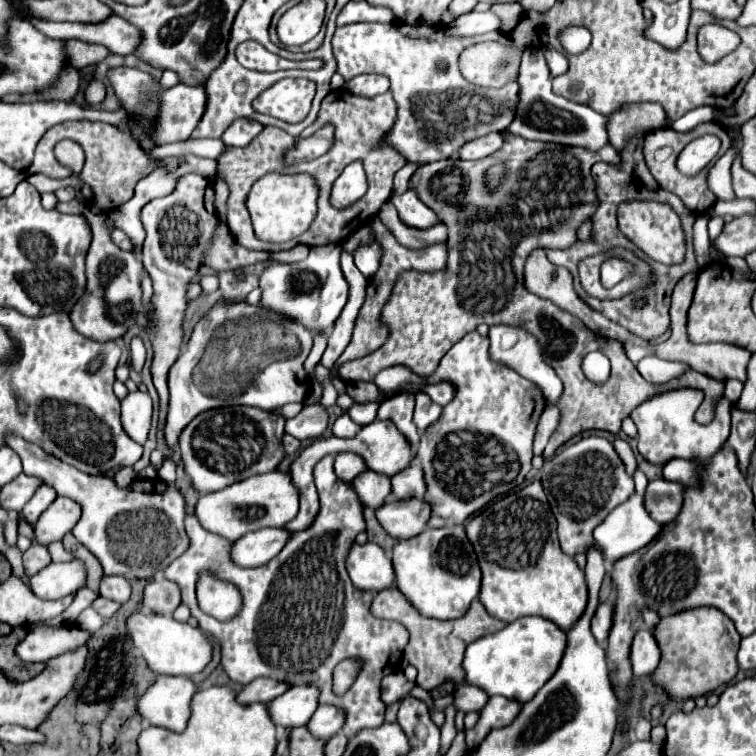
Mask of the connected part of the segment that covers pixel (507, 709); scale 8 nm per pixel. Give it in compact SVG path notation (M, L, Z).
M490 696L488 704L480 710L480 718L476 726L466 730L468 748L470 750L476 748L492 728L502 728L510 724L516 718L518 710L520 710L520 704L516 704L514 700L508 700L504 696Z

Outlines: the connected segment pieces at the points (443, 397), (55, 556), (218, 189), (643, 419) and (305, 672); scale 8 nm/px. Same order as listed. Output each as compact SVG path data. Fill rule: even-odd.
M434 382L434 384L424 384L420 388L418 386L404 386L402 390L414 392L414 394L418 390L422 390L422 392L426 392L440 406L446 406L454 398L454 394L456 394L456 386L452 382Z
M62 542L50 544L50 556L52 556L52 560L56 560L56 562L70 562L70 560L74 560L74 556L64 550Z
M220 178L214 180L214 192L216 192L216 210L222 222L226 222L226 198L228 198L228 186L220 182Z
M680 388L680 390L656 394L654 398L644 400L644 404L638 404L630 414L630 418L634 420L638 428L638 452L652 464L666 464L672 458L708 460L708 456L718 452L730 434L730 406L732 404L726 398L718 400L714 420L702 426L694 420L698 402L702 402L698 400L698 390Z
M324 456L314 466L314 484L318 488L320 498L320 510L310 524L310 528L302 532L292 532L288 544L284 550L272 558L268 564L258 568L240 568L232 562L230 552L233 542L220 536L210 536L194 516L186 518L186 532L190 538L188 550L178 556L166 570L164 578L176 582L182 592L182 604L186 604L192 612L192 616L198 620L200 628L210 634L220 644L222 654L222 670L230 676L234 684L248 684L258 676L274 678L280 682L286 682L290 686L298 684L312 684L320 688L320 706L324 704L336 704L336 708L346 712L344 722L344 736L352 738L356 732L364 728L378 728L384 722L384 710L386 704L380 700L380 680L384 678L384 666L390 664L390 656L398 650L398 660L402 658L402 650L408 642L408 630L394 620L380 620L370 616L370 602L374 598L372 592L364 592L354 588L354 584L348 578L346 572L346 556L348 548L352 548L354 538L364 532L364 516L360 504L346 504L346 482L340 482L336 474L332 472L334 456ZM200 568L216 568L220 572L220 580L228 580L238 586L238 592L242 596L242 608L240 612L226 622L220 622L208 614L204 614L196 600L196 580L200 578ZM344 658L362 658L364 668L358 674L358 680L352 684L352 688L344 696L332 694L332 670L334 666Z

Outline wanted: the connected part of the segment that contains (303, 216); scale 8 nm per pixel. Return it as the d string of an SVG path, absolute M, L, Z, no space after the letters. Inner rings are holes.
M268 174L260 178L252 186L246 200L256 236L268 242L288 242L292 238L298 238L302 232L308 230L308 226L316 216L316 198L318 198L318 186L312 180L312 176Z

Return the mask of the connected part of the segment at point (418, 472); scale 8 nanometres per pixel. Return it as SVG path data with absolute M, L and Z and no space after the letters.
M412 462L412 466L404 468L396 476L390 478L392 484L392 496L396 498L422 498L426 486L422 478L422 468Z

